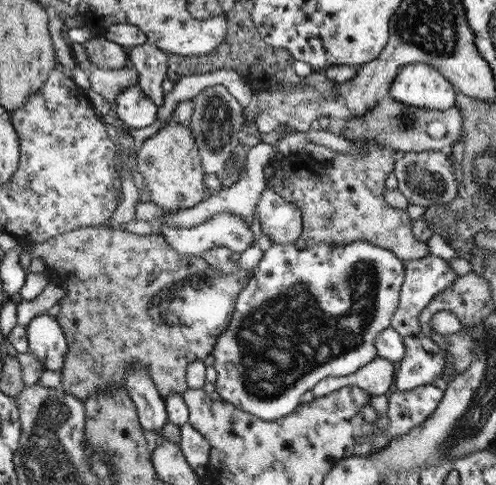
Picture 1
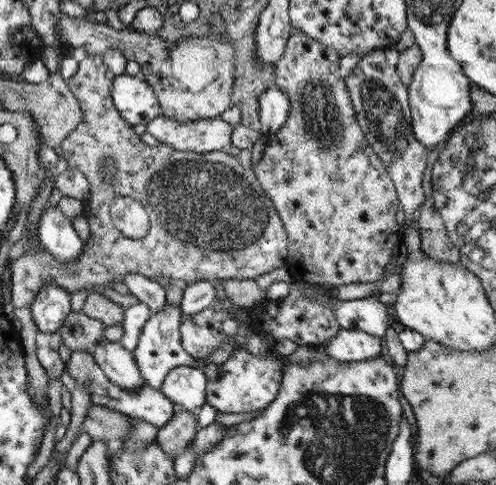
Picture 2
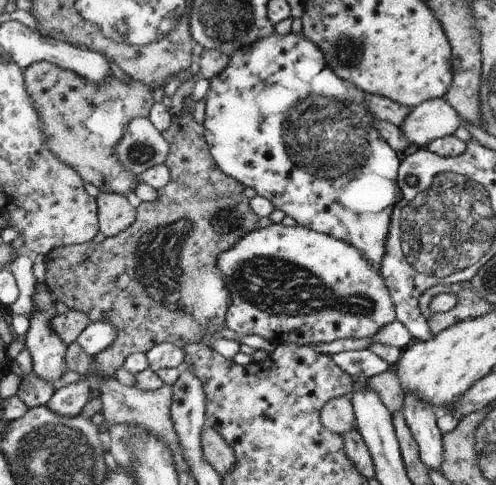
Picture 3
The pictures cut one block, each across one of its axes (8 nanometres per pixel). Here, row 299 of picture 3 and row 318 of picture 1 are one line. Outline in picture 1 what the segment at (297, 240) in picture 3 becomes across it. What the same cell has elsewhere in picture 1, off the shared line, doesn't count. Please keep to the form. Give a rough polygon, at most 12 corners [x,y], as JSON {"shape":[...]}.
{"shape":[[273,243],[214,350],[265,421],[376,358],[403,261]]}

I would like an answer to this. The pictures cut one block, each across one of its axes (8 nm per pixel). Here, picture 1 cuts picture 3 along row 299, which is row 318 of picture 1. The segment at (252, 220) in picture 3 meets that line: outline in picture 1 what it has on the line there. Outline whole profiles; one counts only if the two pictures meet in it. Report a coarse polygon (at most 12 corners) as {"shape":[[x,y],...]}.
{"shape":[[159,231],[35,243],[62,280],[59,388],[182,394],[250,272]]}

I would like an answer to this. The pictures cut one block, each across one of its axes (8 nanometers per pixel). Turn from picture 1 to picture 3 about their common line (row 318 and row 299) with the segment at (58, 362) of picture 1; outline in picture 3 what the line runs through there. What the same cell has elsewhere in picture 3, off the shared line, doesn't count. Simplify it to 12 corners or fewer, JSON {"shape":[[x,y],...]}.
{"shape":[[37,282],[25,348],[32,373],[54,383],[68,371],[53,331],[56,301]]}

